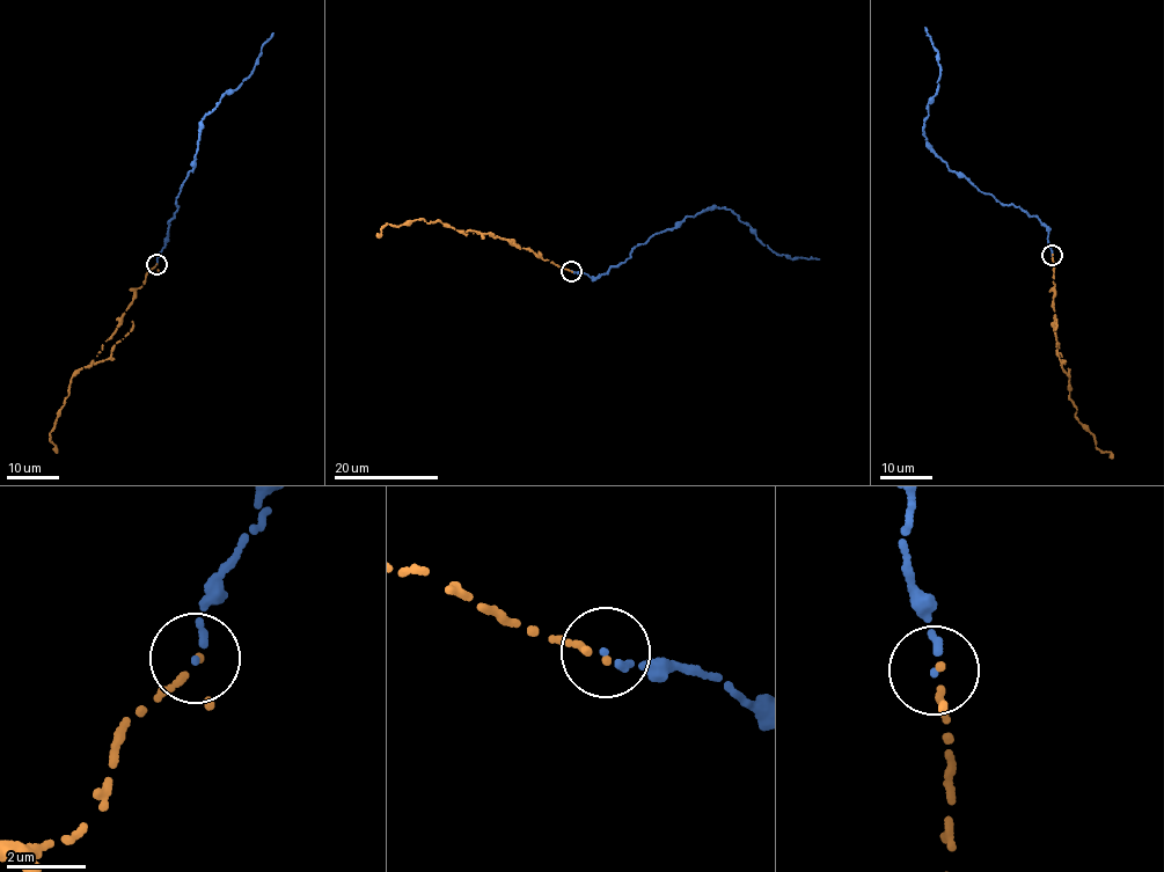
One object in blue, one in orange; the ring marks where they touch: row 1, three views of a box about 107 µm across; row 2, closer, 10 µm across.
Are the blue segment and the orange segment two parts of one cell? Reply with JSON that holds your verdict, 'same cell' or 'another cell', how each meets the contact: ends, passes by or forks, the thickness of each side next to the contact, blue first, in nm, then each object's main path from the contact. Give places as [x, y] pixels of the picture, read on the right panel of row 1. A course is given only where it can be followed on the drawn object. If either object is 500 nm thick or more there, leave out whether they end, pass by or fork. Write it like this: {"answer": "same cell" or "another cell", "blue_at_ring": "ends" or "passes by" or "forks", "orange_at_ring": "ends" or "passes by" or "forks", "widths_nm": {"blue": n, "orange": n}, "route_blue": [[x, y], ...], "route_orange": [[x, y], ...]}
{"answer": "same cell", "blue_at_ring": "ends", "orange_at_ring": "passes by", "widths_nm": {"blue": 170, "orange": 110}, "route_blue": [[1052, 255], [1040, 219], [980, 192], [927, 141], [922, 129], [941, 72], [925, 27]], "route_orange": [[1052, 255], [1055, 336], [1068, 373], [1069, 397], [1096, 447], [1112, 458]]}

